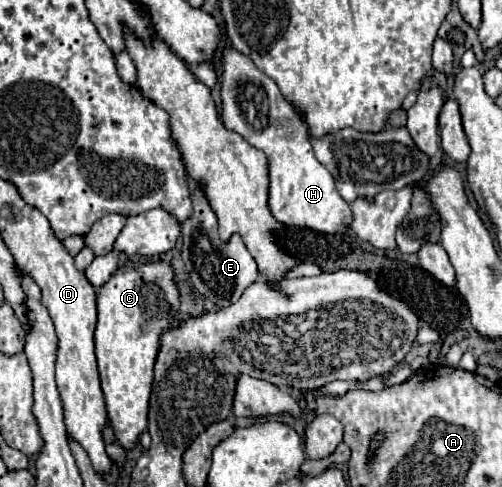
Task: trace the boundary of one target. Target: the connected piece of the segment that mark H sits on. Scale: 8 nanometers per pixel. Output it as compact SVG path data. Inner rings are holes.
M225 48L223 52L221 100L225 128L241 134L269 158L269 208L273 216L293 228L309 228L323 234L343 232L351 224L353 212L339 196L333 176L317 162L303 120L283 98L279 86L235 48Z

